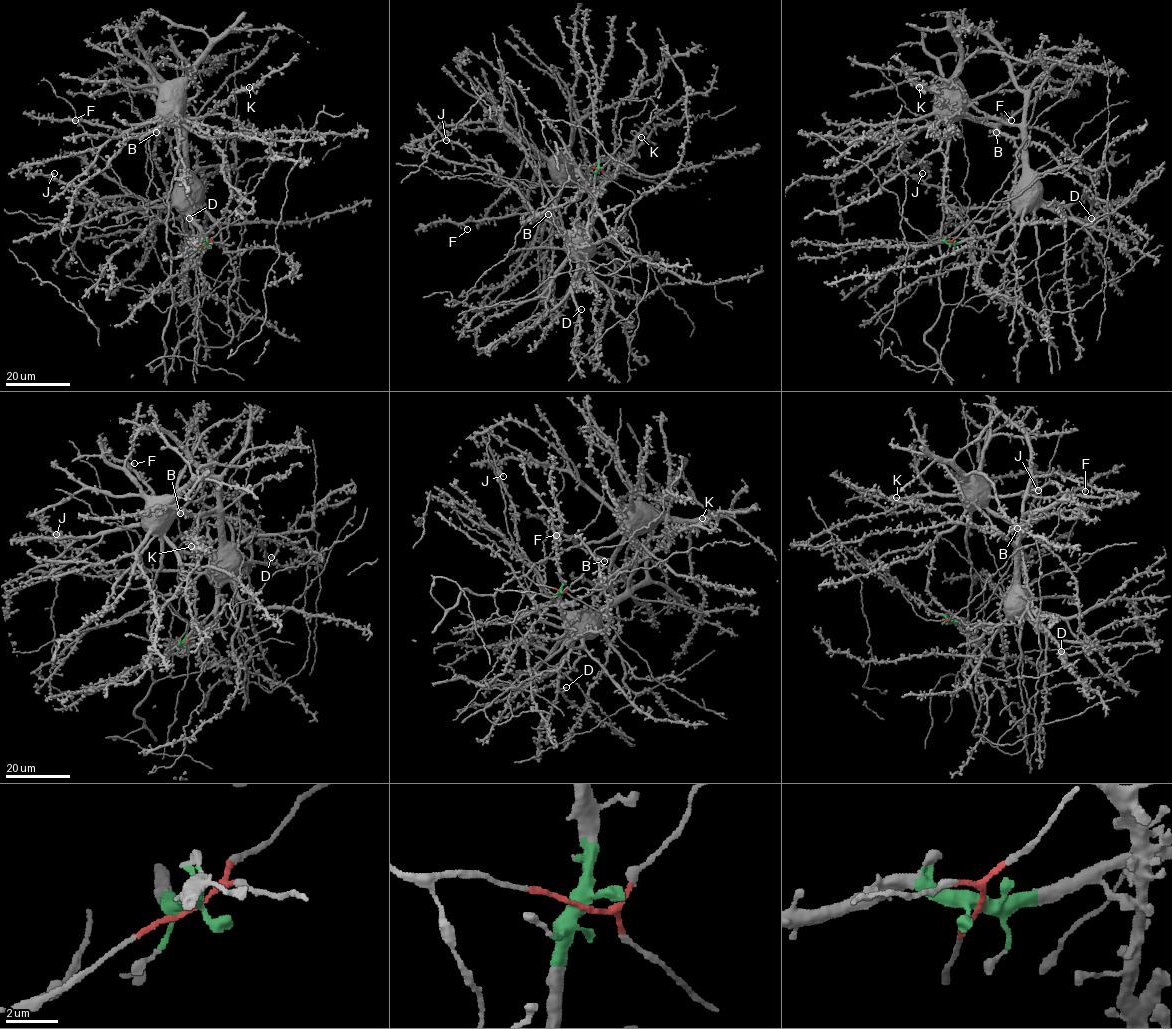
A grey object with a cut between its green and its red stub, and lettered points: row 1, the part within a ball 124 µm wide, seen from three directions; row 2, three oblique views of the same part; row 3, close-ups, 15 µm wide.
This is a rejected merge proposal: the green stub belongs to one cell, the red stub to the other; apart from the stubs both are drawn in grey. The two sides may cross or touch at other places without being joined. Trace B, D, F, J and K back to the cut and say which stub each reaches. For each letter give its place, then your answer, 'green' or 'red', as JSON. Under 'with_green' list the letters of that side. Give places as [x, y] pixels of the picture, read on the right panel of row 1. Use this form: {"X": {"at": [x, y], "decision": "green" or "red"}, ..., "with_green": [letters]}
{"B": {"at": [996, 132], "decision": "red"}, "D": {"at": [1091, 218], "decision": "green"}, "F": {"at": [1011, 120], "decision": "red"}, "J": {"at": [922, 173], "decision": "green"}, "K": {"at": [919, 87], "decision": "green"}, "with_green": ["D", "J", "K"]}

